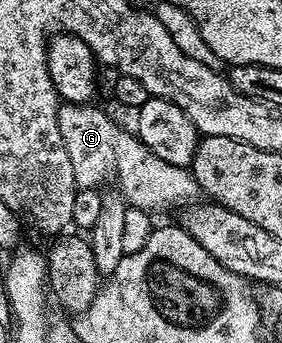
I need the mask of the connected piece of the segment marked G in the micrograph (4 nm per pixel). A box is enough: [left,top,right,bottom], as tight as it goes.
[58,103,201,214]

